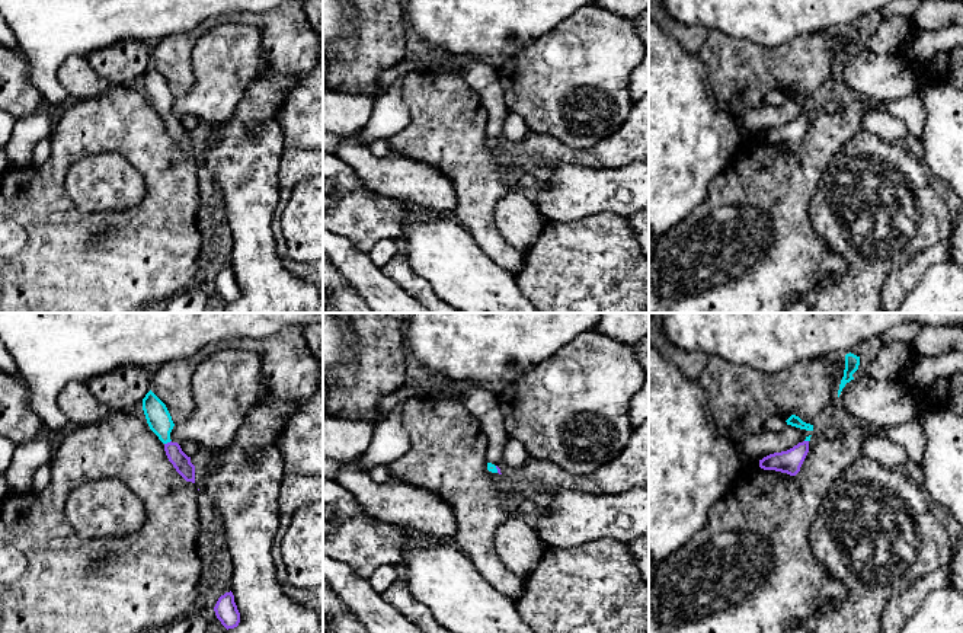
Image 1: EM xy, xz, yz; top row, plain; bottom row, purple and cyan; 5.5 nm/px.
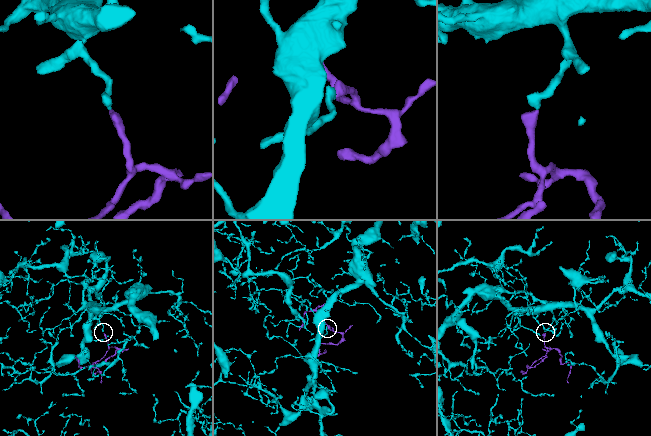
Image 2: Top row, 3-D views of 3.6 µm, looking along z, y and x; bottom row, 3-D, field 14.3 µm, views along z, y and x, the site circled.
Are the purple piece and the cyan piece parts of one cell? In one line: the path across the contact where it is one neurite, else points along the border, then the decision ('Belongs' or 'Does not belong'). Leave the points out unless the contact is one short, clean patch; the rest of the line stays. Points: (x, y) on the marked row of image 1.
Path across: xy (181, 462), (168, 443), (159, 419). Belongs

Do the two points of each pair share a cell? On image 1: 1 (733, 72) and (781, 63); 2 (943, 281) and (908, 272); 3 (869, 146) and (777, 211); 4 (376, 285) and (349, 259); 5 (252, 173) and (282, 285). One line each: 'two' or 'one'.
1: one
2: two
3: two
4: one
5: one

